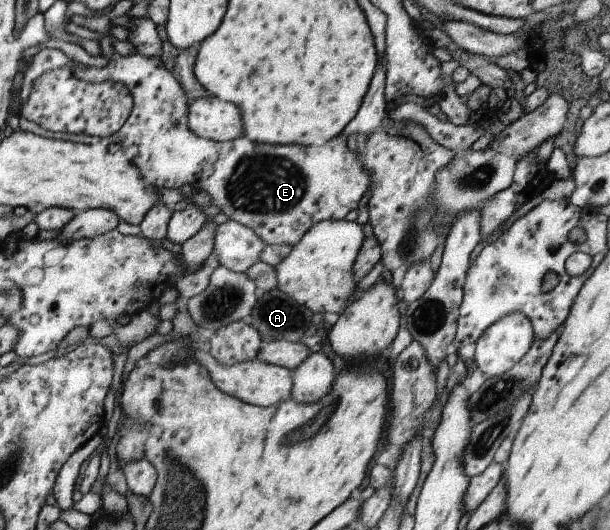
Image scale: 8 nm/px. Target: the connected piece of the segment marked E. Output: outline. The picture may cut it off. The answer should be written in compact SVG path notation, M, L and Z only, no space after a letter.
M44 47L32 56L32 60L27 66L25 74L23 74L18 103L27 100L29 92L31 92L31 86L33 86L33 80L37 80L41 74L45 74L49 70L55 70L55 68L67 68L67 70L71 70L71 74L75 76L75 79L91 83L110 80L122 84L125 90L129 90L132 98L128 118L125 119L125 122L115 134L104 140L86 135L54 134L25 120L24 116L18 115L21 131L30 132L48 139L61 139L92 145L102 151L115 151L117 154L122 155L132 167L137 166L137 170L141 172L141 178L145 180L147 187L178 189L183 184L185 186L192 185L195 192L200 190L205 192L209 196L211 204L217 206L227 218L251 228L267 245L287 244L292 247L297 244L297 241L313 224L323 220L341 220L347 212L357 209L359 198L369 189L371 176L363 168L363 164L359 166L359 160L345 146L346 139L343 132L339 132L335 136L335 140L331 140L329 144L321 144L319 148L261 144L261 142L251 140L251 134L249 134L249 138L242 135L227 142L199 138L187 128L188 103L181 85L160 65L160 60L157 60L157 58L143 58L139 53L131 54L131 56L120 56L114 51L107 64L102 68L98 68L81 63L75 64L63 52Z

